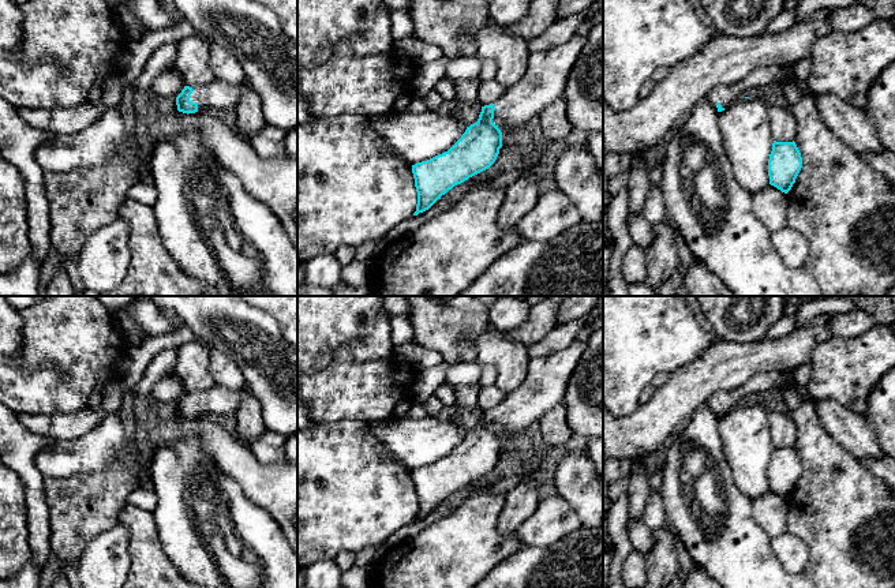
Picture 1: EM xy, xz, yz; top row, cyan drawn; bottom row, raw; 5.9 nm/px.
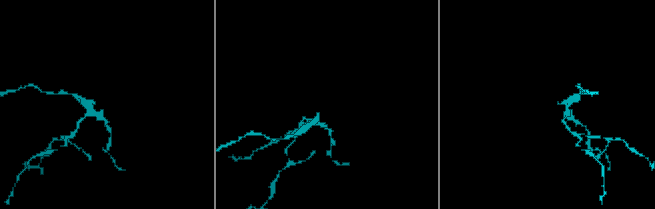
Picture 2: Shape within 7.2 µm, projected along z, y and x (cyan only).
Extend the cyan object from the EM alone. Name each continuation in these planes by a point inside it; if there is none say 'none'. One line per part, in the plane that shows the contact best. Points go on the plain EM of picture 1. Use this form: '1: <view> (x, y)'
1: xy (217, 401)

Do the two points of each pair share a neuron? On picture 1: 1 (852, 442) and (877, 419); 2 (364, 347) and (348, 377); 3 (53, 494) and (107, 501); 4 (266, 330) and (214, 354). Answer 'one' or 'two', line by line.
1: two
2: two
3: one
4: two

